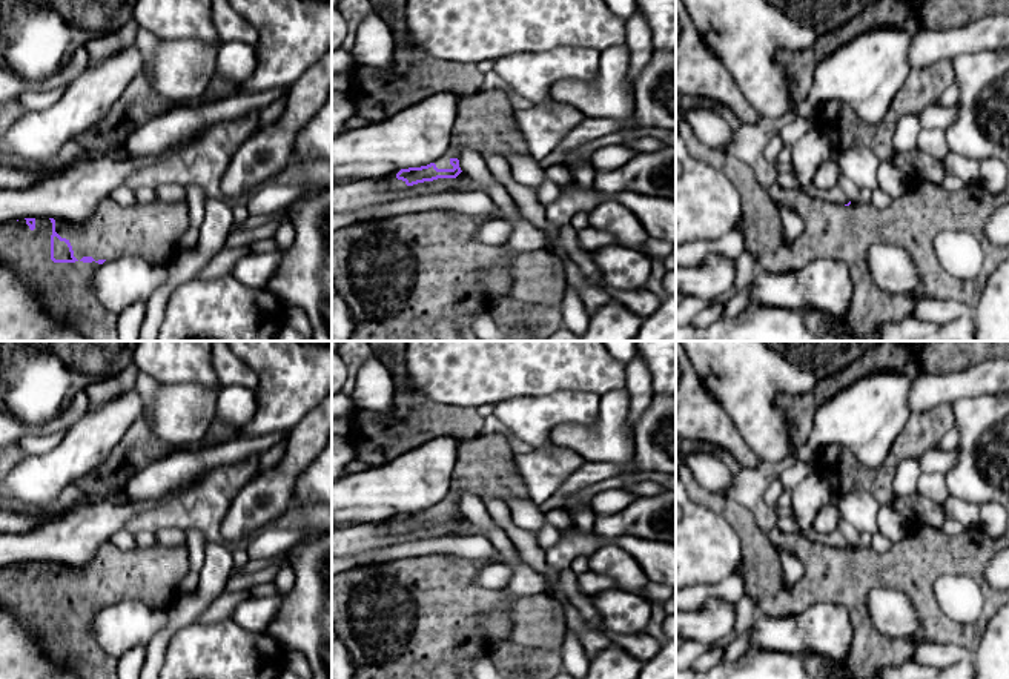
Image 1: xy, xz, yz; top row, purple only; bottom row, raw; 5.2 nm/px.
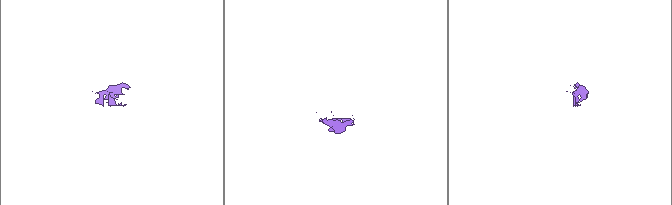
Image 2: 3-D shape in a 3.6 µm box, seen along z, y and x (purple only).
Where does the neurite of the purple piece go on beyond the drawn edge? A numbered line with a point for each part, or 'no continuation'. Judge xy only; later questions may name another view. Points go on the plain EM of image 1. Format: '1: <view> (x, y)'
1: xy (151, 575)

